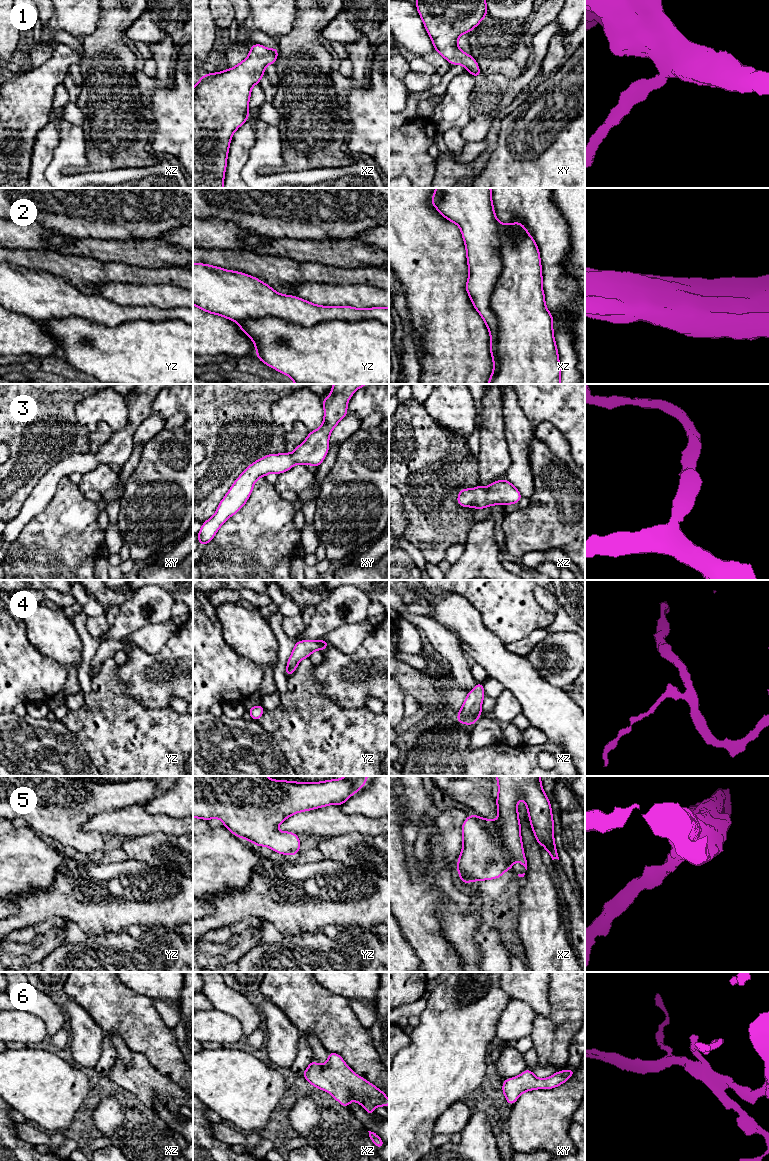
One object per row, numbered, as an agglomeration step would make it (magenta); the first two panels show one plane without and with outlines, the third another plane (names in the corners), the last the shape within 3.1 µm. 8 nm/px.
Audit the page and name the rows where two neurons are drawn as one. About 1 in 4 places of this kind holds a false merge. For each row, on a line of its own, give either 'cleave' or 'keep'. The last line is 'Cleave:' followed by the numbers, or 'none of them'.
1: keep
2: cleave
3: keep
4: keep
5: keep
6: keep
Cleave: 2

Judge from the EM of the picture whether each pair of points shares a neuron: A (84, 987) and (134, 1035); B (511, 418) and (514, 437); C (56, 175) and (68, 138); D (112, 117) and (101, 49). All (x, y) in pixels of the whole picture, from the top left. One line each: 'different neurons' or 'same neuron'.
A: same neuron
B: same neuron
C: same neuron
D: same neuron

